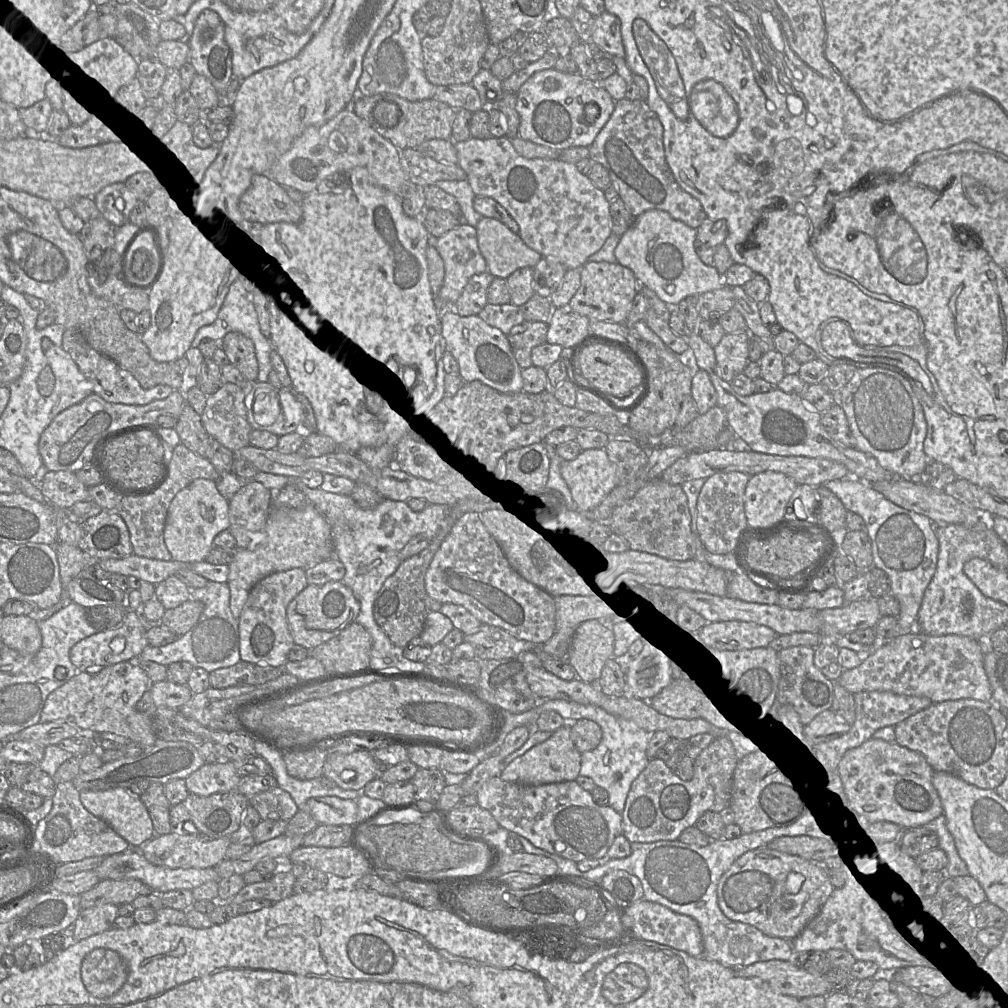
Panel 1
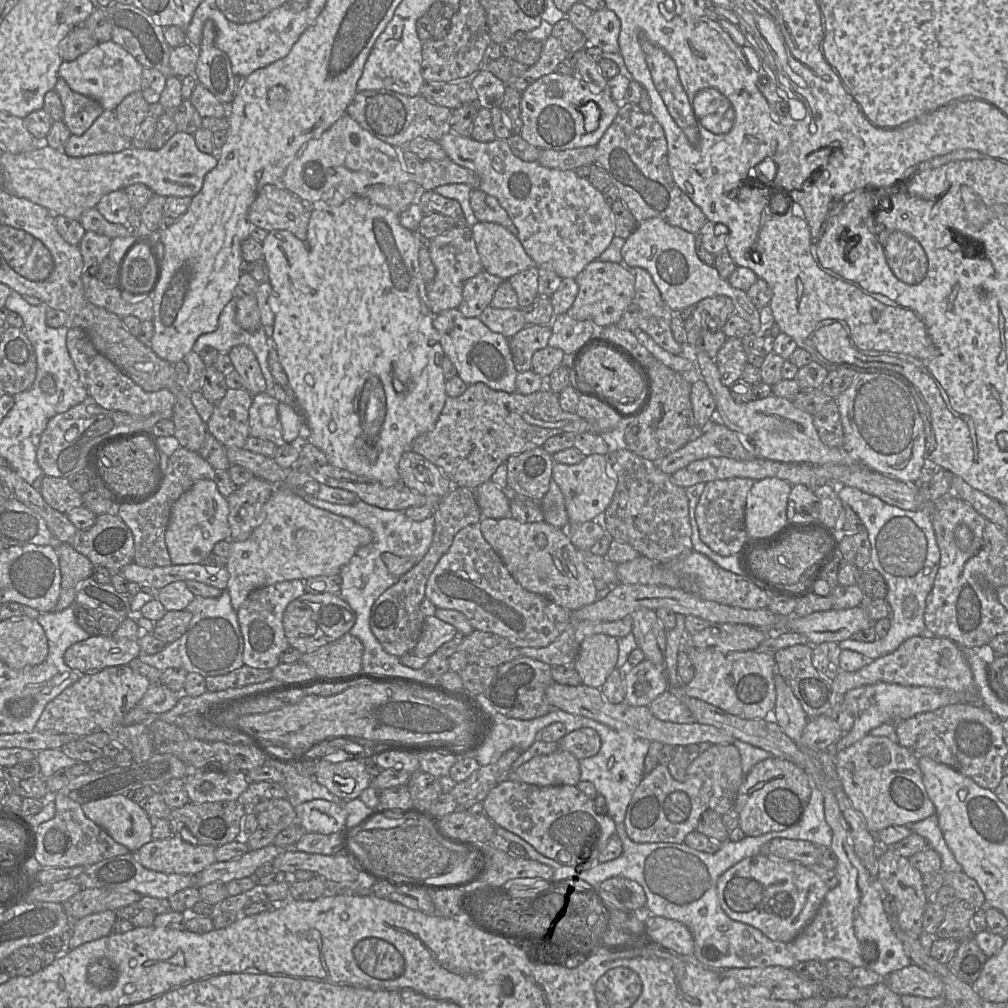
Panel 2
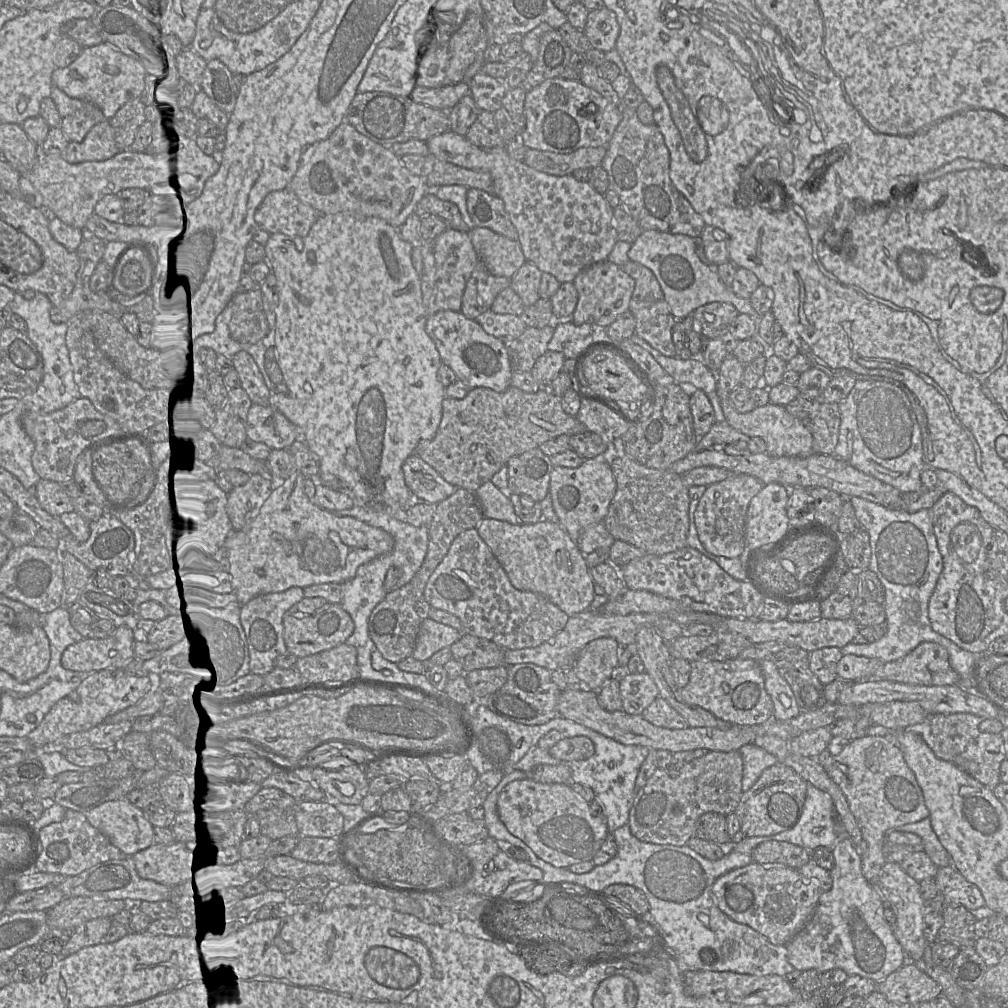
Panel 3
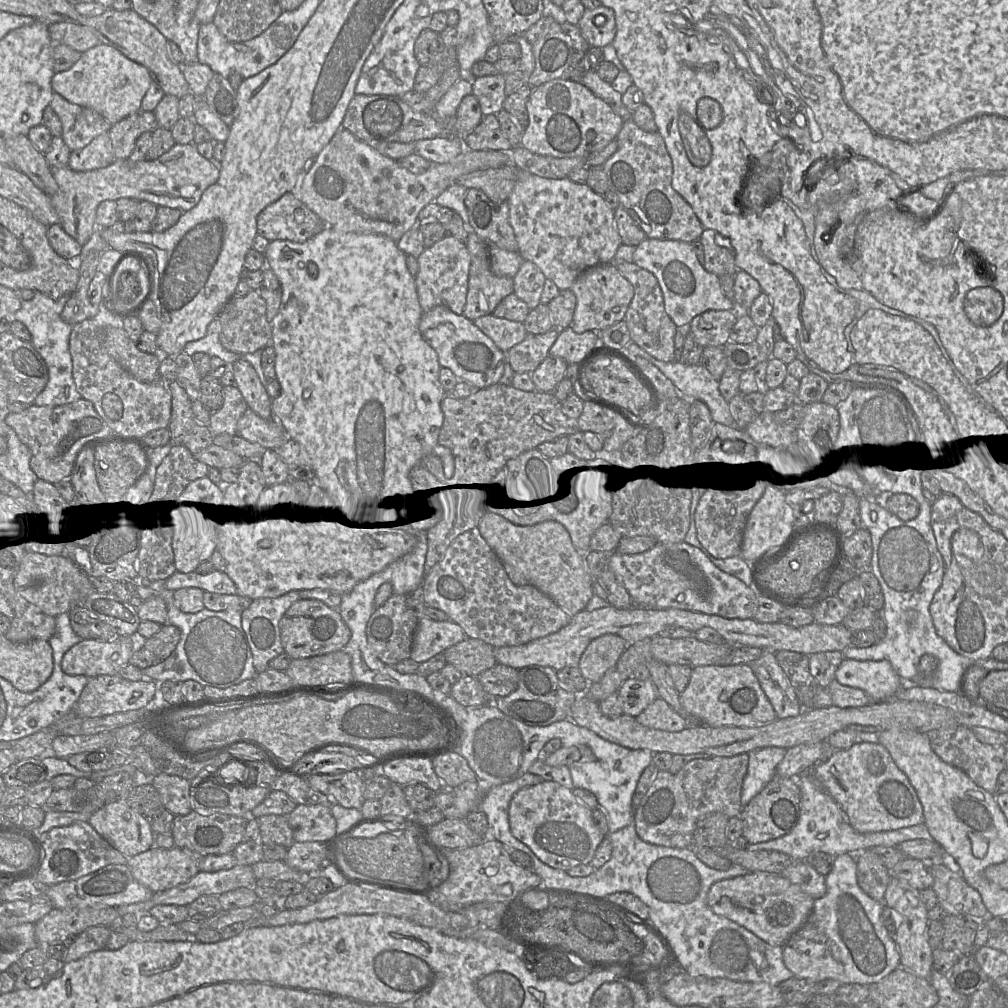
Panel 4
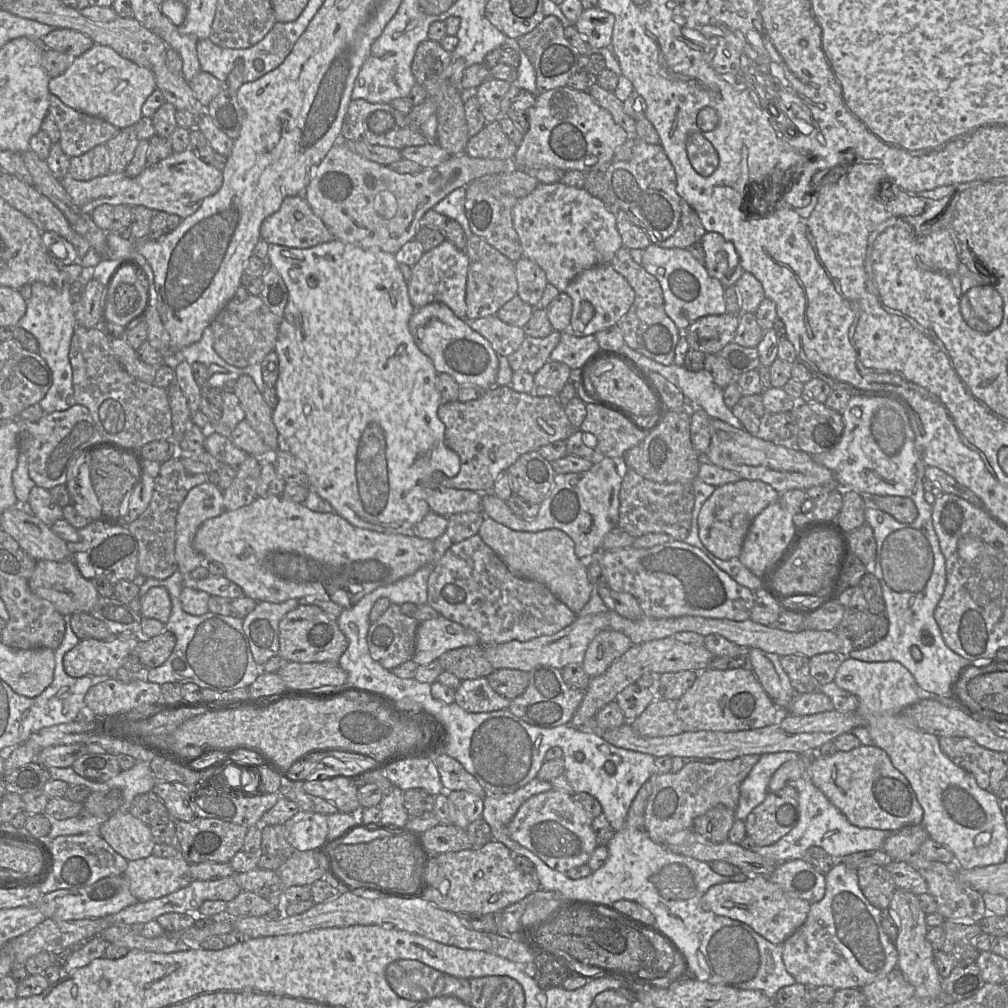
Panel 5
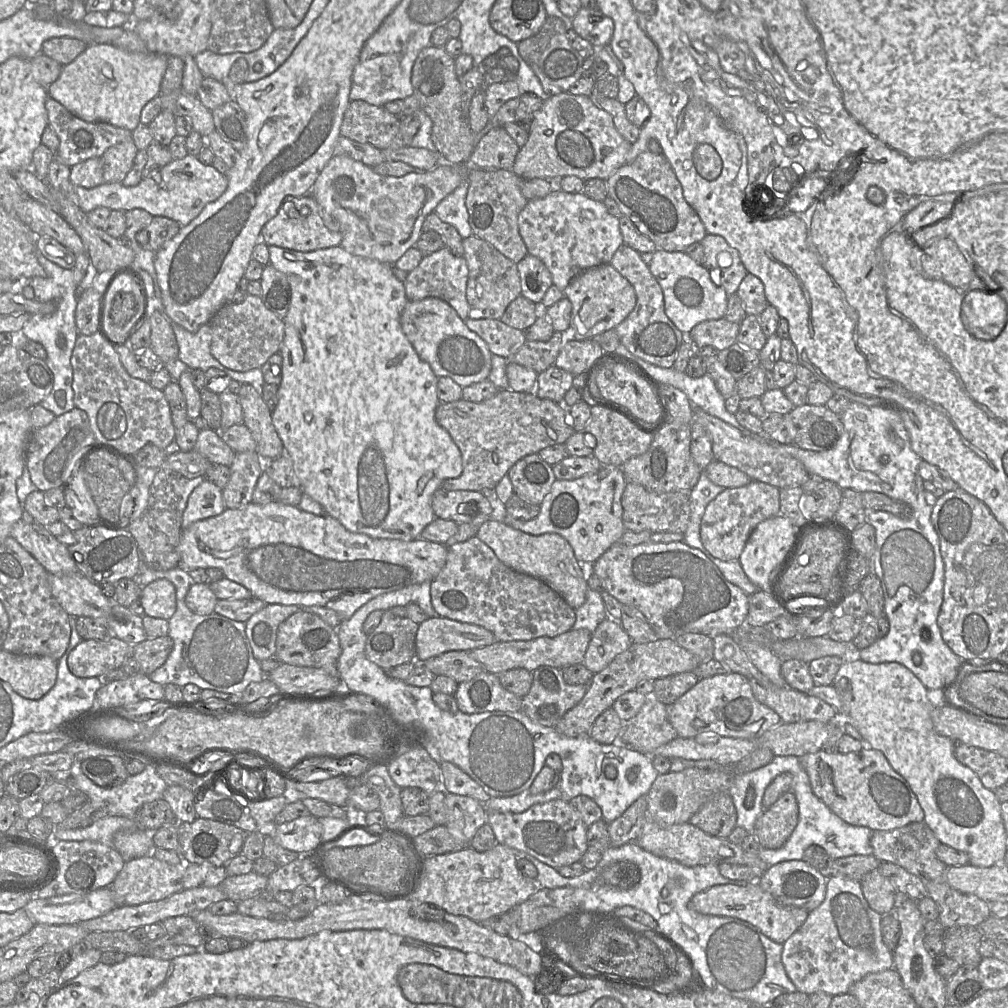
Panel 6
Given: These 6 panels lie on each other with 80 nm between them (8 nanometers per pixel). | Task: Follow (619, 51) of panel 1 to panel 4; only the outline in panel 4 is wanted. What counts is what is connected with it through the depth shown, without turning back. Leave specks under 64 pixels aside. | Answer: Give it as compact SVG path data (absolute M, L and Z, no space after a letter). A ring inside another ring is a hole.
M602 5L585 9L576 25L591 48L603 48L611 44L616 34L615 13Z

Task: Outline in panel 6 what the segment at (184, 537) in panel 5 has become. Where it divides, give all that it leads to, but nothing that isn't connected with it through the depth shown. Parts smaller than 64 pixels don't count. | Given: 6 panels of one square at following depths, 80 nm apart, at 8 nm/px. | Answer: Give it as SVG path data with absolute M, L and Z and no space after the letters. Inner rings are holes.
M206 479L190 494L182 516L182 530L196 521L214 517L226 509L222 489Z

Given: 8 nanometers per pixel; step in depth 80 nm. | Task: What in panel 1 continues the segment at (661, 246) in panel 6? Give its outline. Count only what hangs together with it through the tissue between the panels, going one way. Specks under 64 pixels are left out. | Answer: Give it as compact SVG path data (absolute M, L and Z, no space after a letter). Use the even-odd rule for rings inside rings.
M625 97L616 101L611 117L589 147L589 153L593 162L607 169L611 184L615 185L619 198L633 217L657 209L694 229L706 219L699 200L676 182L665 156L662 123L643 99Z

